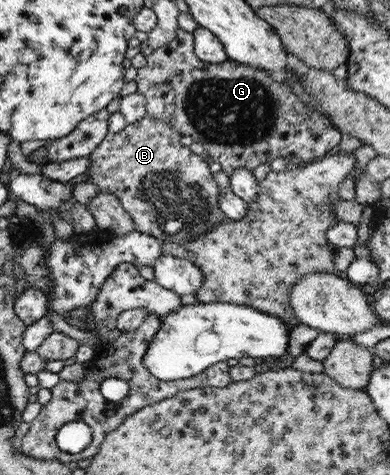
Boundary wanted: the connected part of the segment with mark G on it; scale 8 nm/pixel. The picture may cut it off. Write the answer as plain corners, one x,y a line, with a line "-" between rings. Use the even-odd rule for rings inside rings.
177,27
174,40
168,45
153,49
144,66
137,68
137,94
144,97
145,114
154,120
168,120
180,136
189,136
192,143
203,145
204,156
211,163
220,164
221,171
229,175
235,168
252,171
258,164
269,164
274,158
284,158
289,167
302,167
318,161
336,151
341,132
331,120
304,107
297,94
276,83
268,73
250,68
233,60
207,63
193,53
191,32

